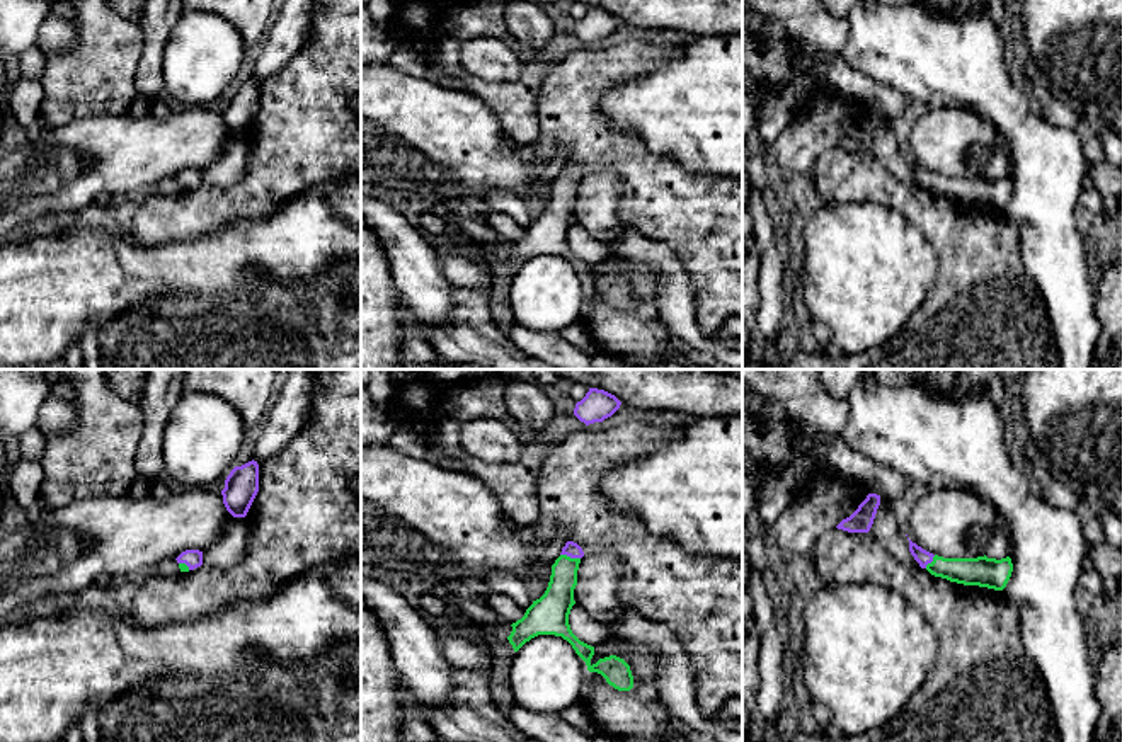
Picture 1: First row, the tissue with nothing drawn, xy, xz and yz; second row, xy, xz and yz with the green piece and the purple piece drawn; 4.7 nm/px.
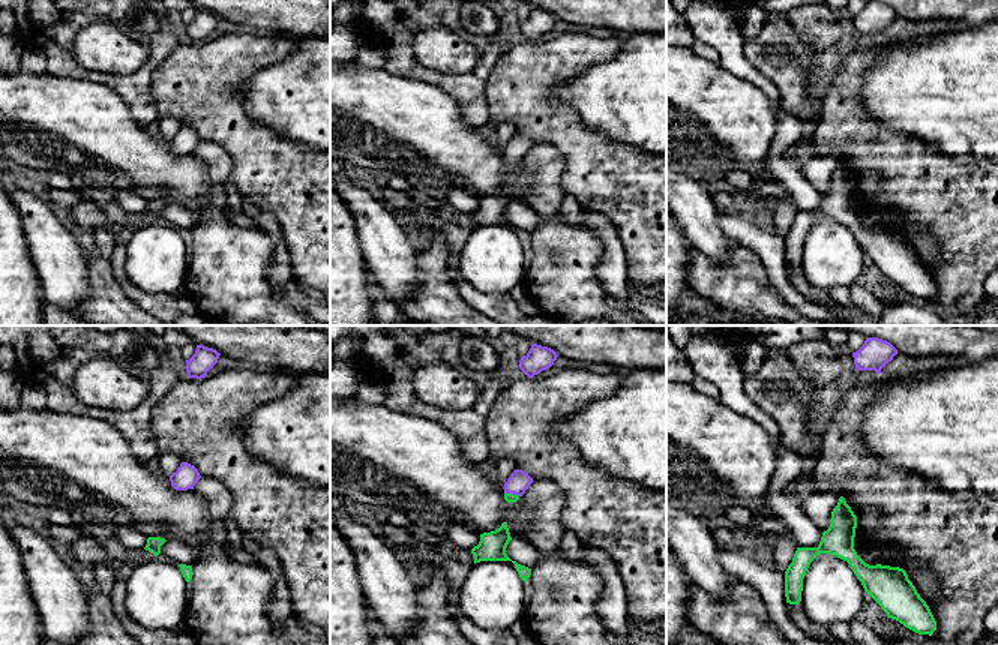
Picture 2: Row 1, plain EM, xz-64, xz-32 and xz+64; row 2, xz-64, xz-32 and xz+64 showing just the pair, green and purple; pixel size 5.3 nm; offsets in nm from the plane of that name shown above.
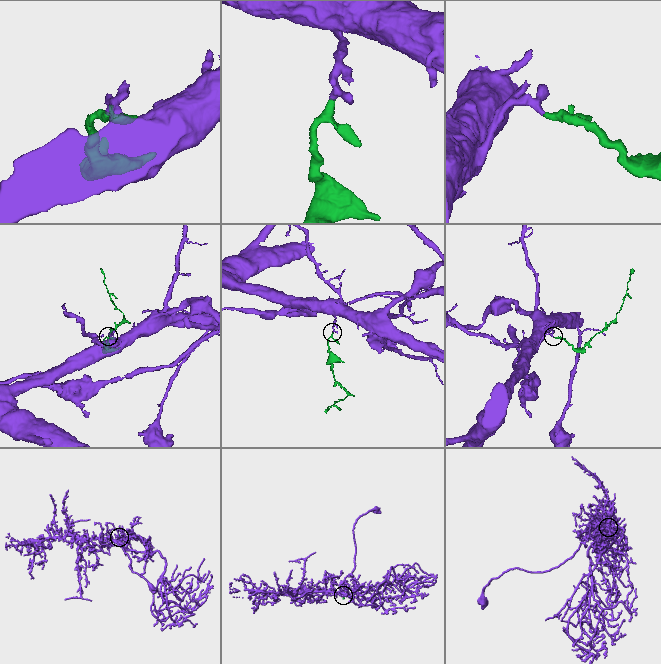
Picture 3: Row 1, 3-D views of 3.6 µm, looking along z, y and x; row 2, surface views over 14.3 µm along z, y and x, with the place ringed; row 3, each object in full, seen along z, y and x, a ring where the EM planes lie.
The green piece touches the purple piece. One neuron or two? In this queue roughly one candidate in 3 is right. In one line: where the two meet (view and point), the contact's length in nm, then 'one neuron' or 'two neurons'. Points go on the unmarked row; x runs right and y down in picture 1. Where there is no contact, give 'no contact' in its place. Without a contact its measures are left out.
contact xz (571, 177); length 100 nm; one neuron

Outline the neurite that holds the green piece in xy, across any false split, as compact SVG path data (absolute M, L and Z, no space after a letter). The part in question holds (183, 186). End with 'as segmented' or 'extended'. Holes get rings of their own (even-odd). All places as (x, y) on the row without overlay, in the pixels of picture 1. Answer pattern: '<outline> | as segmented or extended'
M186 168L177 177L180 191L189 191L203 184L203 170Z | extended

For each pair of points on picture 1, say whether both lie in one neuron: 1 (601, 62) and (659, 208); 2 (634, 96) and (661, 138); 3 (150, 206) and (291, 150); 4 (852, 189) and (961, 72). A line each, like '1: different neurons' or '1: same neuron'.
1: same neuron
2: same neuron
3: same neuron
4: different neurons

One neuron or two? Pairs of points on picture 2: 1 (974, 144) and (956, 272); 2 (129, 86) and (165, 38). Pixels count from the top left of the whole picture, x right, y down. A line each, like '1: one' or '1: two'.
1: two
2: one

